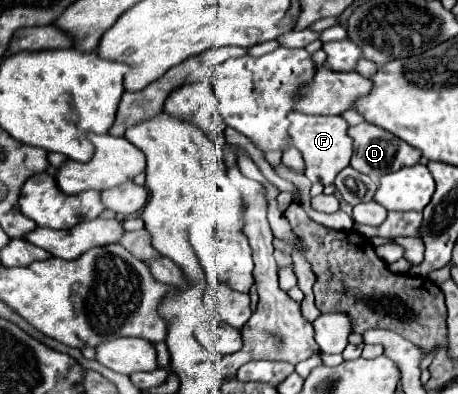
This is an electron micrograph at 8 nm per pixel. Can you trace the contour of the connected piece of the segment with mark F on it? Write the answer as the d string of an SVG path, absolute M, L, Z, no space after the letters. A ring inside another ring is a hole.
M290 112L290 136L294 146L302 152L306 162L306 176L310 182L320 182L322 186L334 184L336 174L350 164L352 140L348 136L348 122L342 116L308 116L302 112Z

